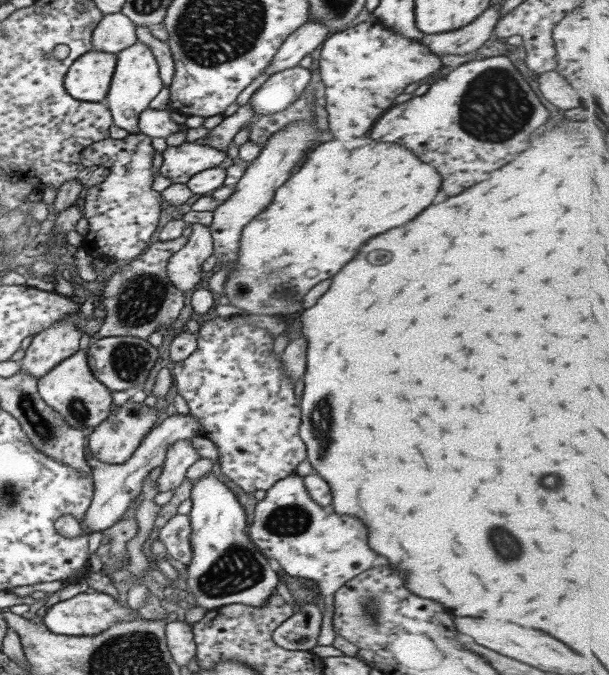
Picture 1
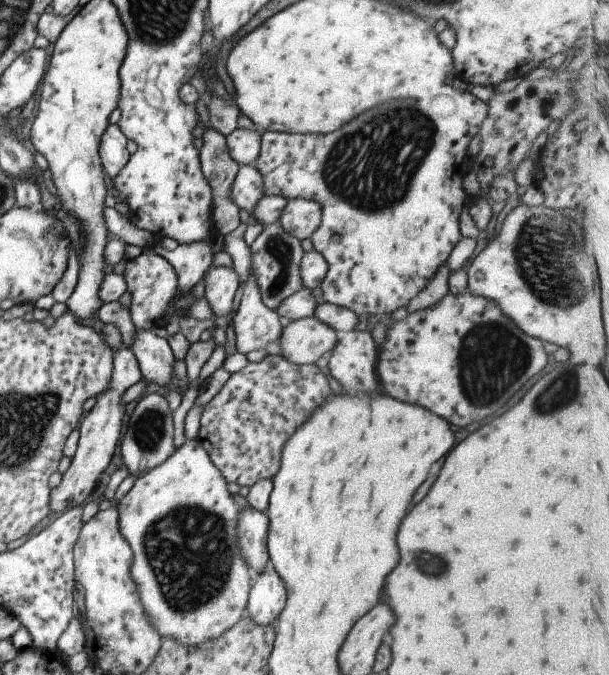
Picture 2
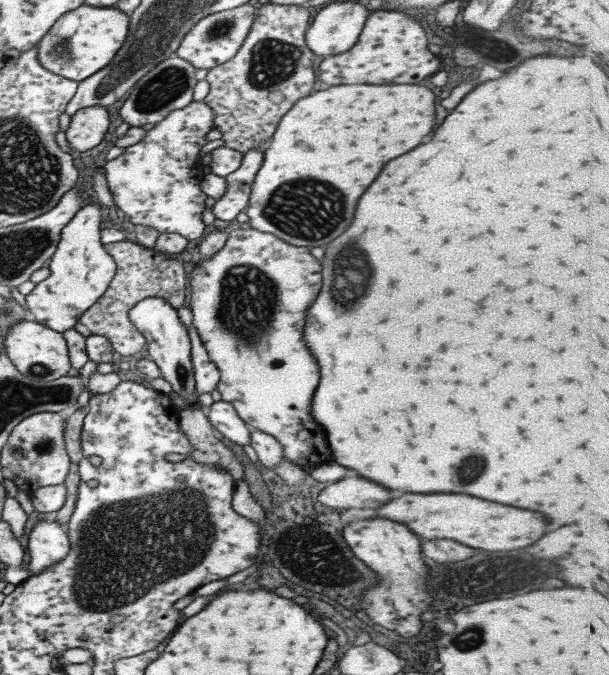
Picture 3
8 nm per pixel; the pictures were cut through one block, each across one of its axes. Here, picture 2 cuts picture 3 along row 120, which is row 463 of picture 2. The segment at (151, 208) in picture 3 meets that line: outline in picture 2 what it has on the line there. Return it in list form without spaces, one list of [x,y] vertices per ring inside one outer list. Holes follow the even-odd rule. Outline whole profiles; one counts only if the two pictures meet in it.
[[[187,439],[178,448],[176,448],[162,463],[156,467],[149,469],[146,473],[141,474],[127,493],[115,504],[117,509],[117,522],[119,530],[124,539],[127,541],[132,552],[132,565],[130,566],[130,577],[136,583],[138,599],[144,610],[145,620],[149,626],[155,629],[155,632],[163,638],[170,639],[176,643],[180,643],[185,647],[193,647],[223,634],[227,629],[232,627],[245,614],[245,605],[248,599],[248,592],[251,587],[251,576],[246,564],[244,563],[244,555],[235,548],[234,530],[236,520],[240,515],[240,508],[231,498],[230,493],[225,487],[226,480],[217,470],[217,467],[209,460],[206,450],[199,444],[196,439]]]

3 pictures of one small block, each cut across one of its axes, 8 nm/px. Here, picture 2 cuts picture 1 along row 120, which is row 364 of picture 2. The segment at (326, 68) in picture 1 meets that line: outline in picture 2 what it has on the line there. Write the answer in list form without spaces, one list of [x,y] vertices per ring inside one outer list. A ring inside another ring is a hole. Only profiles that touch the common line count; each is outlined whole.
[[[349,330],[337,335],[328,361],[329,374],[343,390],[373,392],[378,361],[377,345],[367,330]]]

